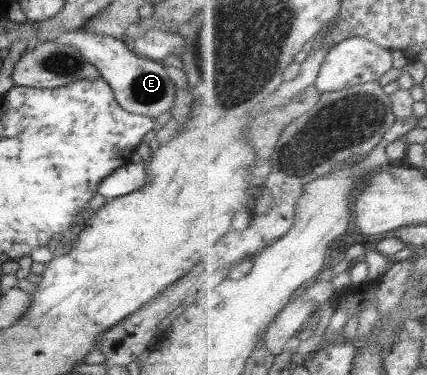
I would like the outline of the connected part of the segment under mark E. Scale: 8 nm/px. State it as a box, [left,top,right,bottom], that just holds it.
[56,28,179,118]

